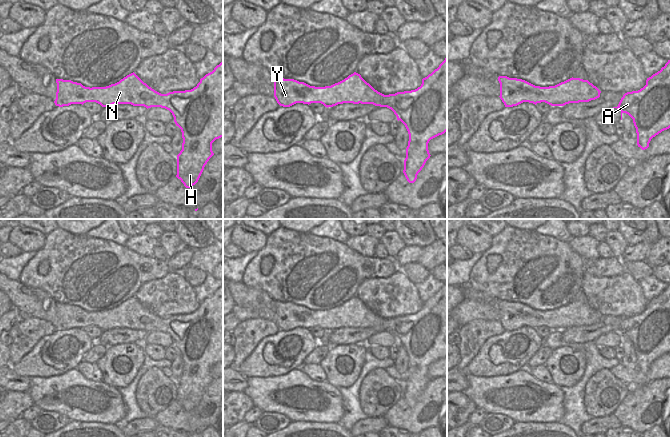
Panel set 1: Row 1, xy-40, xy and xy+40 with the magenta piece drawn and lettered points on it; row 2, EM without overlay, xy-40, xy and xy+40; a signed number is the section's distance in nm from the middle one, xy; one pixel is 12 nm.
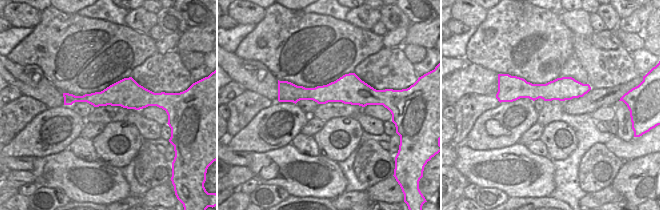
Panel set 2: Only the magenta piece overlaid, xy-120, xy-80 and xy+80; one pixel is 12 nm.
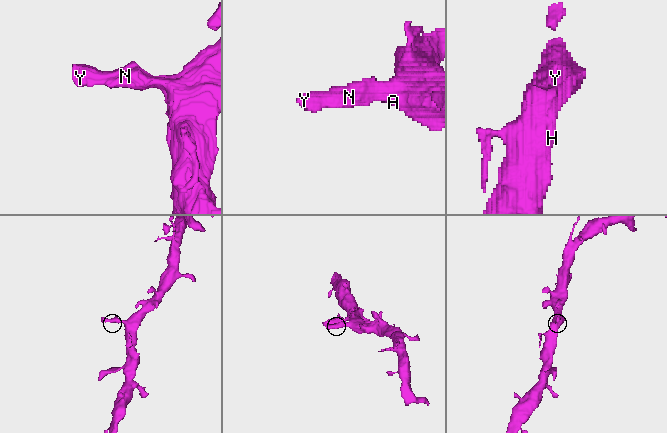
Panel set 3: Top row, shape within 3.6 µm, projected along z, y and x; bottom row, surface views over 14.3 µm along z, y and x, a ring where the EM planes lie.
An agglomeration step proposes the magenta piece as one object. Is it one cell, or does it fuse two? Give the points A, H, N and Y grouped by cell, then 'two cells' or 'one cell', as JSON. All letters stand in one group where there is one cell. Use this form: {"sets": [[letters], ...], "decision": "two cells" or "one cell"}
{"sets": [["A", "H", "N", "Y"]], "decision": "one cell"}

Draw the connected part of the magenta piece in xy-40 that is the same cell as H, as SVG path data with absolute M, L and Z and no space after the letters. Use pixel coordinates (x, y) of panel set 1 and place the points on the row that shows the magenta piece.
M223 61L214 70L200 79L191 90L173 91L161 94L144 83L134 72L119 82L106 87L85 87L71 80L56 79L56 106L96 102L102 107L113 104L131 104L133 106L161 107L169 110L176 126L182 132L182 150L177 155L177 175L186 188L195 185L207 162L214 155L212 143L223 137Z

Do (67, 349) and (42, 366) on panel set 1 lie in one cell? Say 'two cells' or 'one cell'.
one cell

